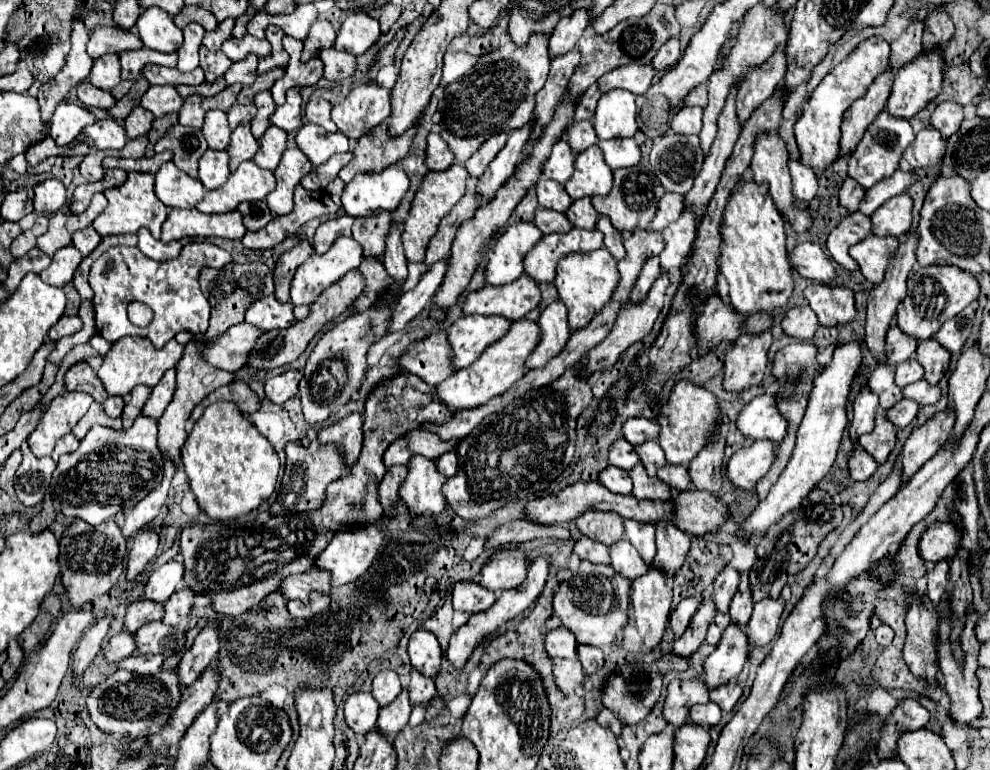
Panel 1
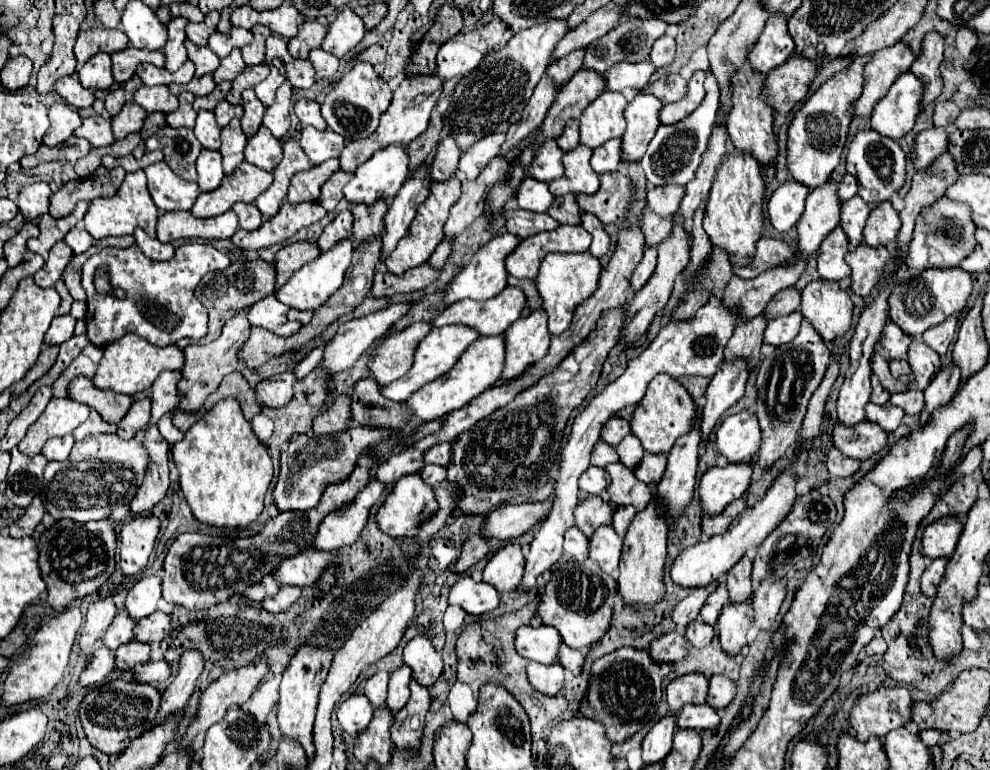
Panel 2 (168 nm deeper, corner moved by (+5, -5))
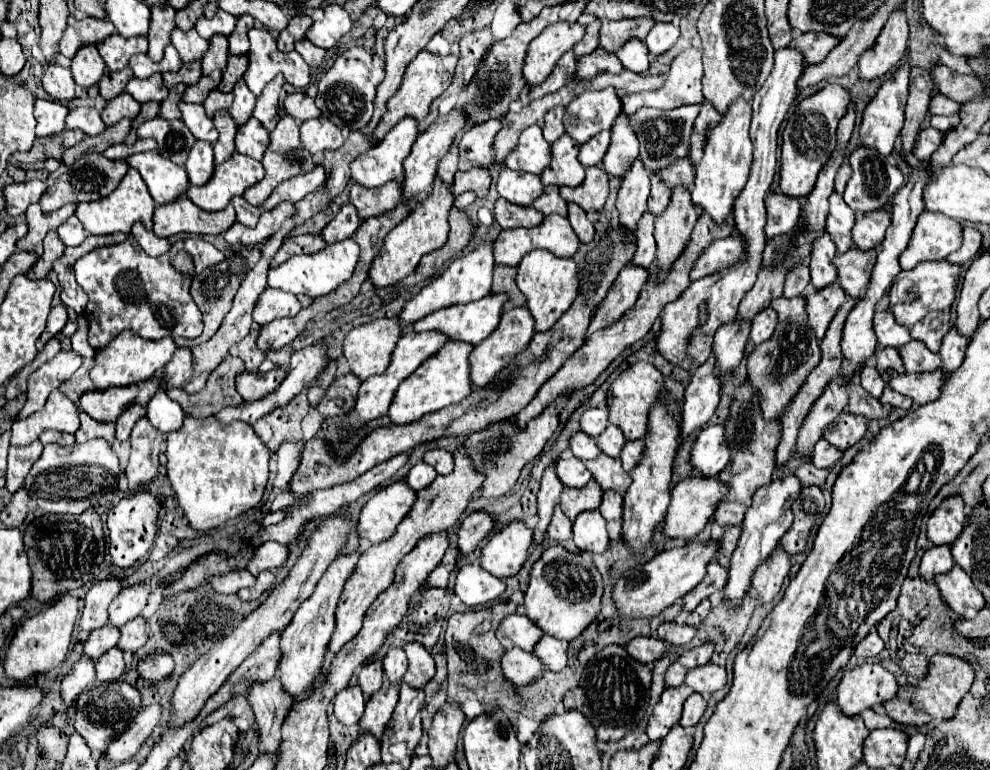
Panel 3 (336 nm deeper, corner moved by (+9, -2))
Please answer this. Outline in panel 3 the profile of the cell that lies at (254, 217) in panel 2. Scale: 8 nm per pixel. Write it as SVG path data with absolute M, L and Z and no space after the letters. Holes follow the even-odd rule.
M235 196L235 198L231 200L231 204L235 206L237 222L241 222L241 224L247 226L247 228L255 228L257 220L259 220L259 216L261 216L261 210L255 208L255 206L251 206L251 204L247 204L247 202L243 200L243 196Z

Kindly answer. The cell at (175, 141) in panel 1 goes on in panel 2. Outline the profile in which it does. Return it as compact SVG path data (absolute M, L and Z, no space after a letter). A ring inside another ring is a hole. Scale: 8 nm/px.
M161 127L155 135L145 139L147 151L161 149L165 153L165 163L187 181L195 181L195 161L201 153L201 143L187 127Z

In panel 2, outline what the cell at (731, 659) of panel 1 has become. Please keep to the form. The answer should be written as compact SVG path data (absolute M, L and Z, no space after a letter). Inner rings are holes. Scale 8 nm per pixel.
M751 595L749 599L745 599L743 603L727 603L727 605L723 605L721 615L719 615L719 619L717 619L717 625L719 625L719 641L721 641L723 649L725 649L727 653L731 653L731 655L739 653L739 649L747 643L745 635L747 635L747 627L749 627L749 623L751 623L751 619L753 619L751 599L753 599L753 595Z

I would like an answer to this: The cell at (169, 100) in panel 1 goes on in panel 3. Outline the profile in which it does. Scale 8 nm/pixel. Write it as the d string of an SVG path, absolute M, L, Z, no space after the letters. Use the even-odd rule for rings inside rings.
M153 74L151 78L145 78L145 80L139 80L139 78L131 78L129 84L127 84L127 92L139 102L163 102L167 100L169 96L169 90L165 88L163 84L163 78L161 74Z

